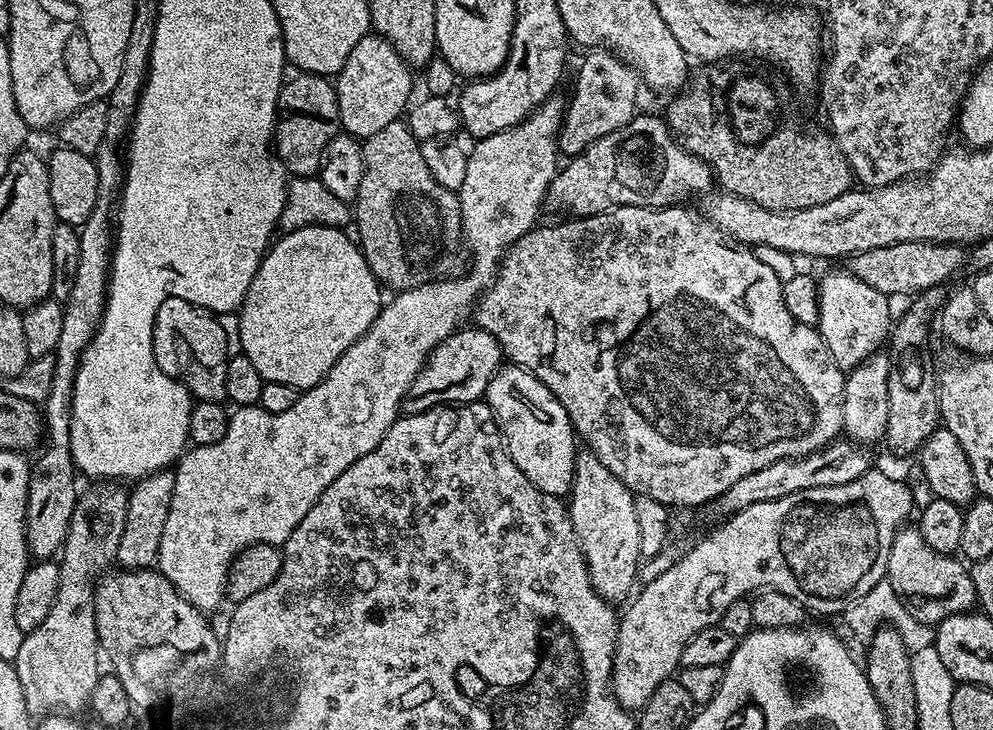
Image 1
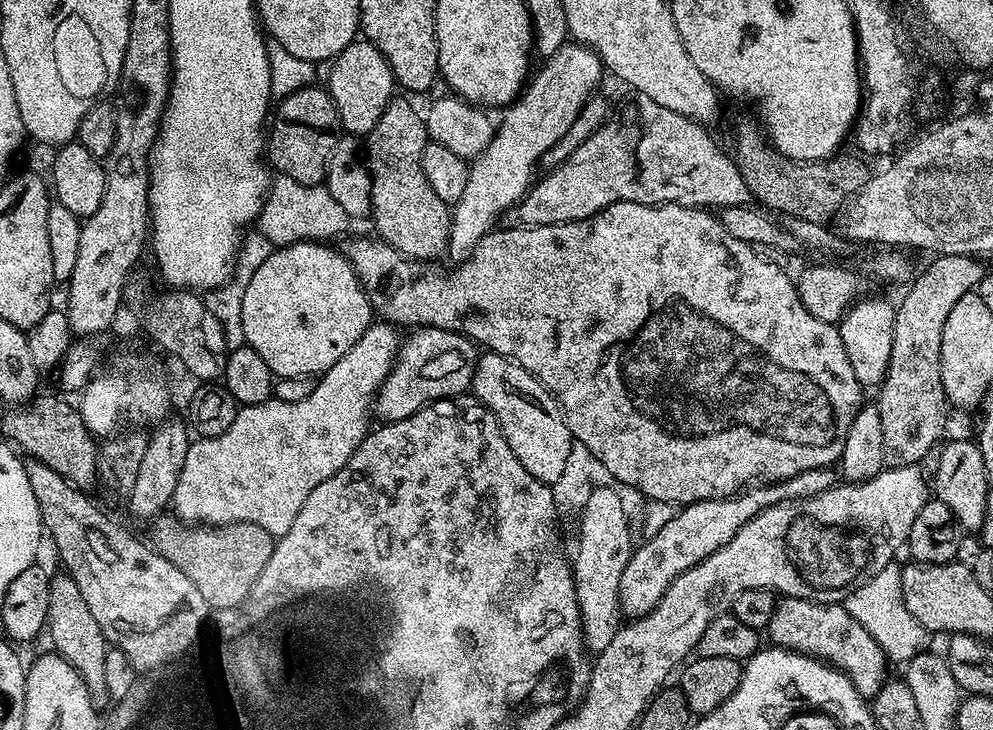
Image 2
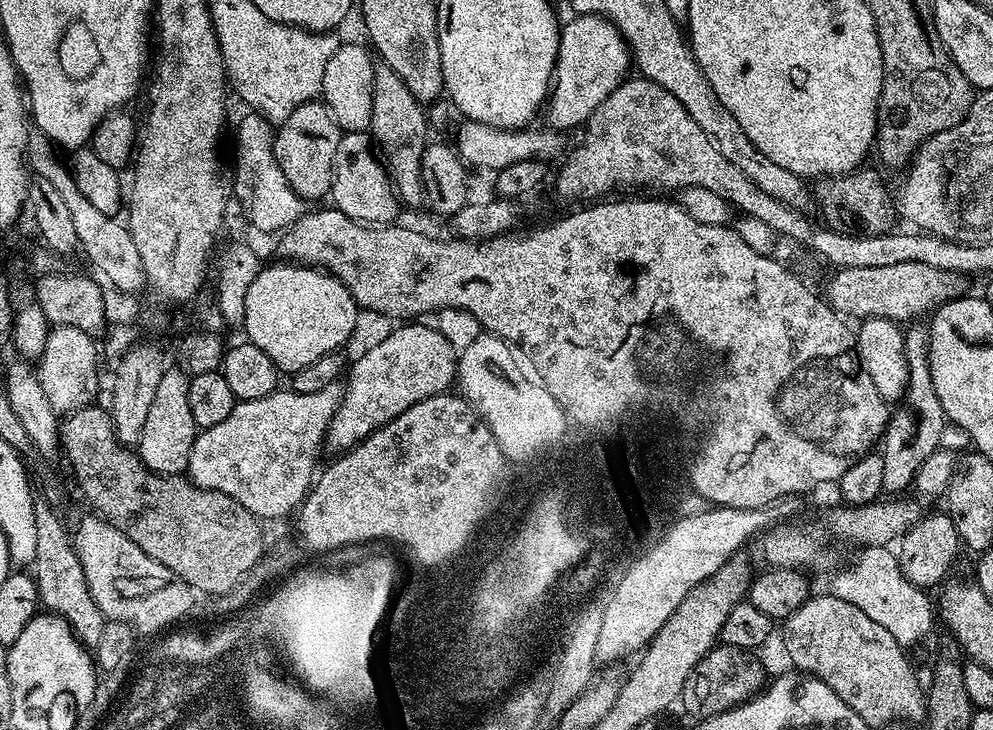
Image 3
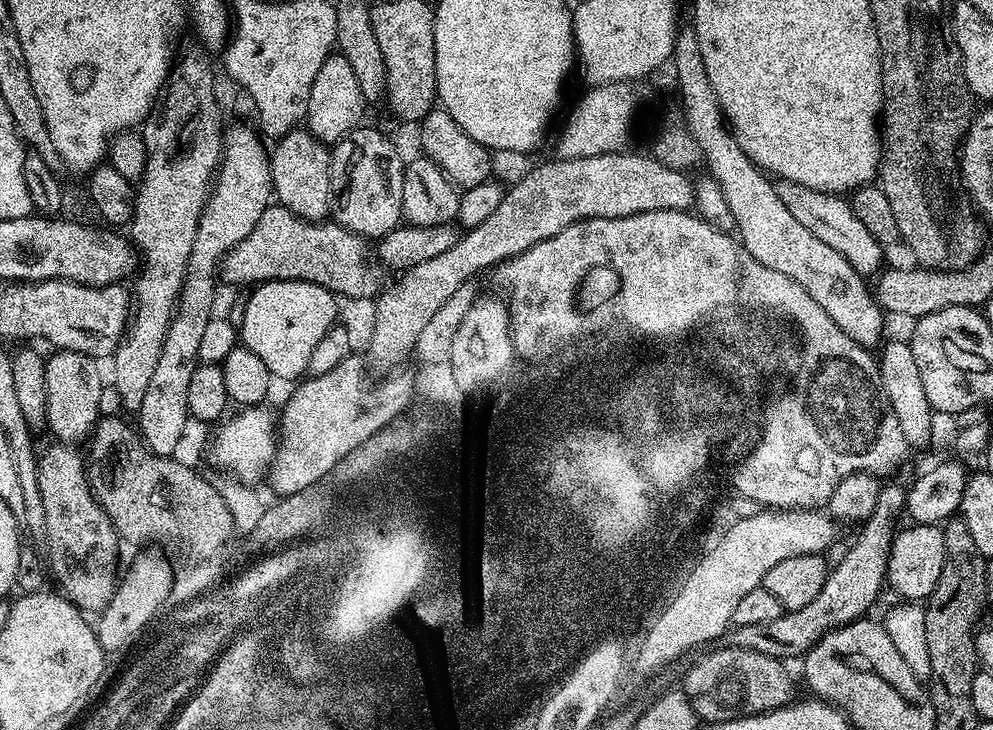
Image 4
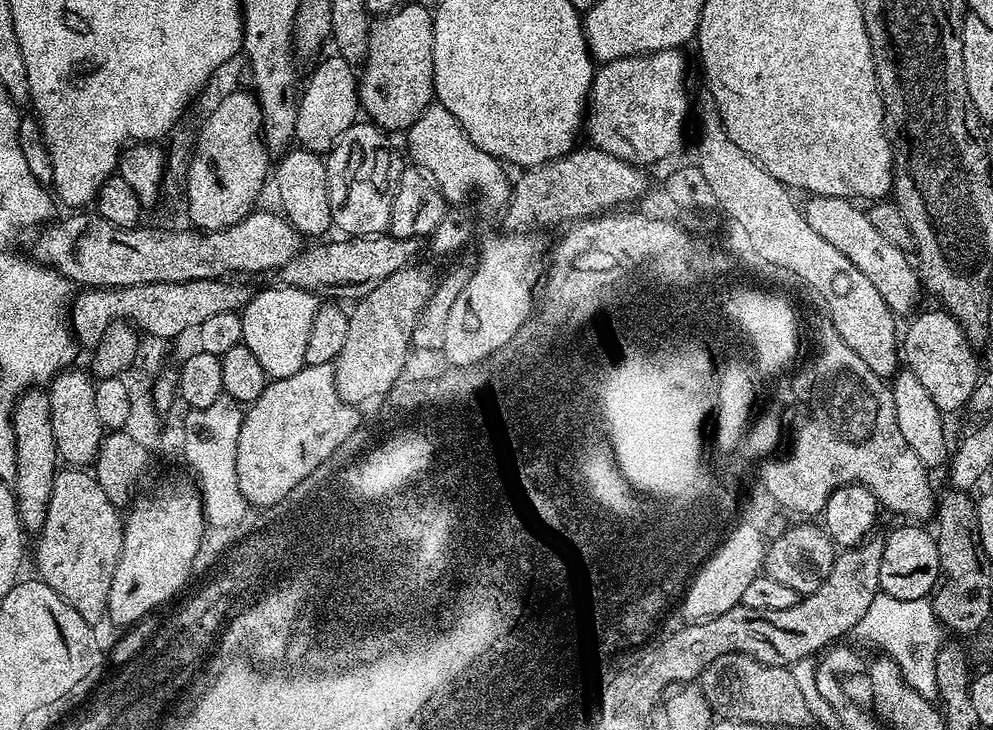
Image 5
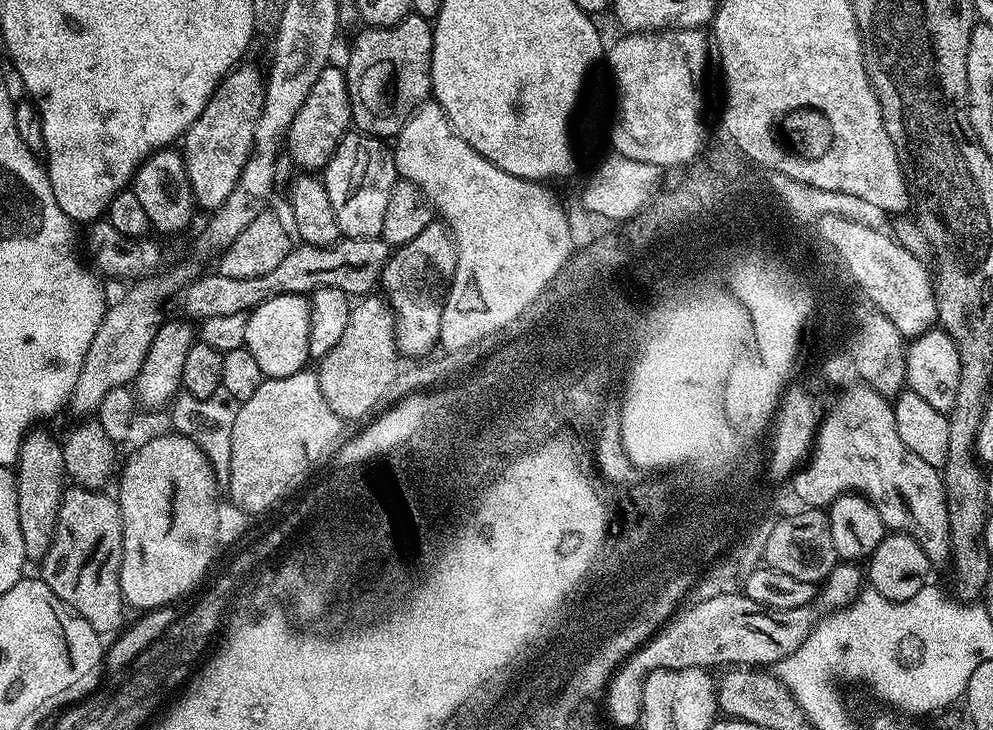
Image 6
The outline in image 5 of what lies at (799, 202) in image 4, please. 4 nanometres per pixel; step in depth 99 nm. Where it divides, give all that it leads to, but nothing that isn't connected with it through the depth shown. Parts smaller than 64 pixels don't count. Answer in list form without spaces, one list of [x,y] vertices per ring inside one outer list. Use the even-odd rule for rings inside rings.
[[[812,196],[809,201],[802,208],[806,222],[810,222],[810,226],[814,226],[814,230],[818,230],[818,234],[822,234],[822,238],[834,246],[834,250],[842,250],[842,254],[846,254],[846,258],[850,258],[850,262],[854,262],[854,266],[858,266],[858,270],[862,270],[862,274],[874,282],[878,294],[882,294],[893,314],[910,311],[916,295],[921,295],[922,285],[917,269],[913,265],[911,268],[904,257],[907,255],[886,242],[886,238],[882,238],[882,234],[870,226],[867,215],[855,203],[848,208],[849,199],[842,196]]]

